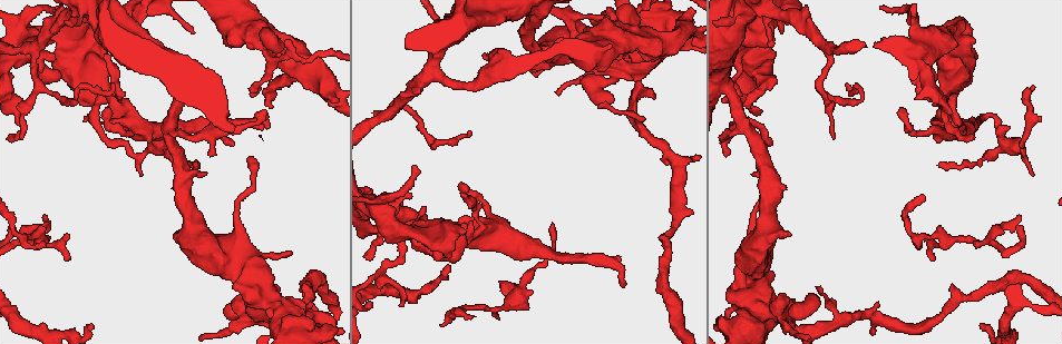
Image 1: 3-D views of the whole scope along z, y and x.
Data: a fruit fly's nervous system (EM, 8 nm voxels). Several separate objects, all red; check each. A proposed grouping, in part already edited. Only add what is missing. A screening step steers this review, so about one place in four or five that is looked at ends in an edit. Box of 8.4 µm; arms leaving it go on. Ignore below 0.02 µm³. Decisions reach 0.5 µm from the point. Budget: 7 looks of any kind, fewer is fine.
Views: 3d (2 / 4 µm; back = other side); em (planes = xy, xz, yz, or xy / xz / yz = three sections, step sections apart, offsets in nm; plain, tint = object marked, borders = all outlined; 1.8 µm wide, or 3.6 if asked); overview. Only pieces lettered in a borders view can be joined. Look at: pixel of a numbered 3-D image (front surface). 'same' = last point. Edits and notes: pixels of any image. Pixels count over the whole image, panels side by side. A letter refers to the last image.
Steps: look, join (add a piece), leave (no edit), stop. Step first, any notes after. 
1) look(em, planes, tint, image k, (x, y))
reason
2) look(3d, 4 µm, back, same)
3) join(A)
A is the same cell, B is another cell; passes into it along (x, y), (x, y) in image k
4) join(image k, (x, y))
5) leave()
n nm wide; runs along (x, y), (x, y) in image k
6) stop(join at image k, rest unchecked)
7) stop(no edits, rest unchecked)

look(em, xz, step 4, tint, image 1, (68, 260))
an open end

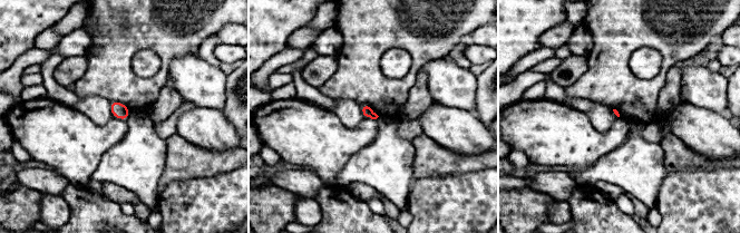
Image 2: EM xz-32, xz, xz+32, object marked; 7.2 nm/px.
look(em, xz, step 4, borders, same)
see the neighbours

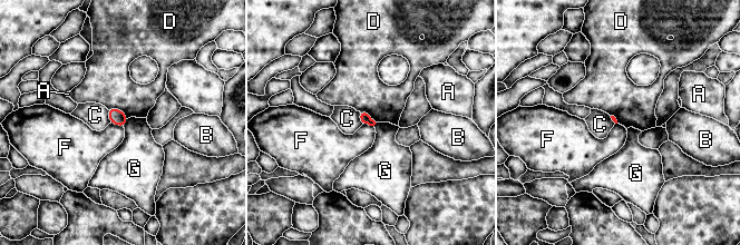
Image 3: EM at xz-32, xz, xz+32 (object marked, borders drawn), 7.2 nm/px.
leave()
A, B, C, D, F and G are other cells; no lettered piece goes on from it

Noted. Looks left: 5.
look(em, xy, step 16, borders, image 1, (980, 324))
branch stops here

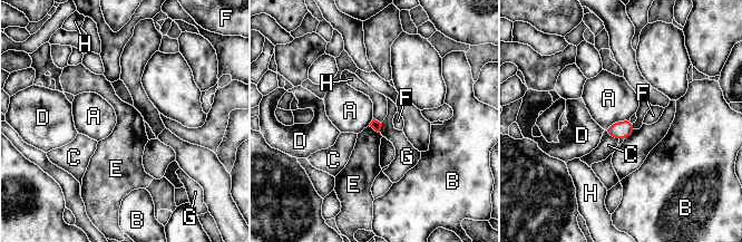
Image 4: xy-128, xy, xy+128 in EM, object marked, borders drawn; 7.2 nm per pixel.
look(em, planes, borders, same)
another direction

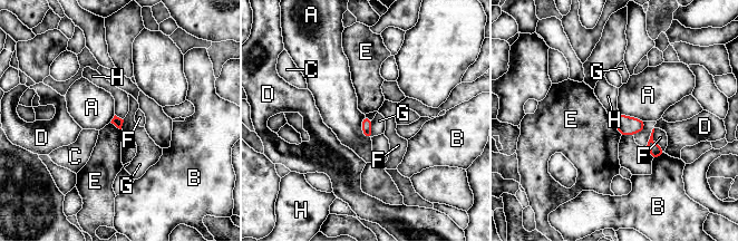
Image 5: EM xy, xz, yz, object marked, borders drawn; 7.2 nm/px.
leave()
A, B, C, D, E, F, G and H are other cells; border along (115, 114), (123, 119) in image 5; none of them fits

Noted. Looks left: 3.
look(3d, 4 µm, back, image 1, (42, 64))
abrupt turn

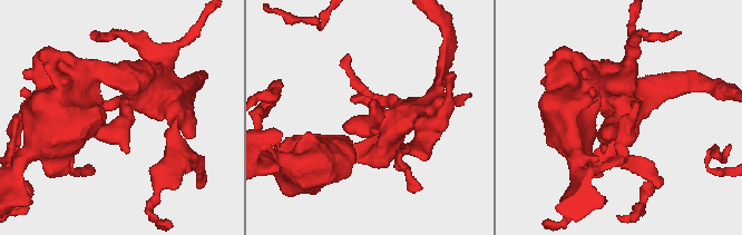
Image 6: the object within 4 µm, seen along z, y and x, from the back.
look(em, xy, step 16, tint, image 6, (377, 115))

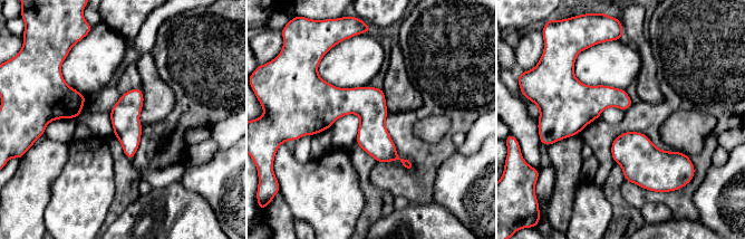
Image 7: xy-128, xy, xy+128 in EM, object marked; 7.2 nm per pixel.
look(em, planes, borders, same)

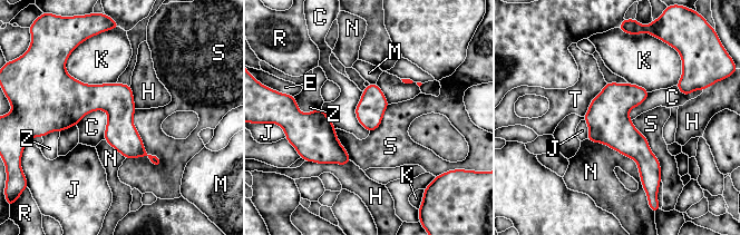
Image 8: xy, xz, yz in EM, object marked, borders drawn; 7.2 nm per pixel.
leave()
C, E, H, J, K, M, N, R, S, T and Z are other cells; runs along (52, 114), (105, 104), (158, 163) in image 8; no lettered piece goes on from it

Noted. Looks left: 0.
stop(no edits, rest unchecked)

